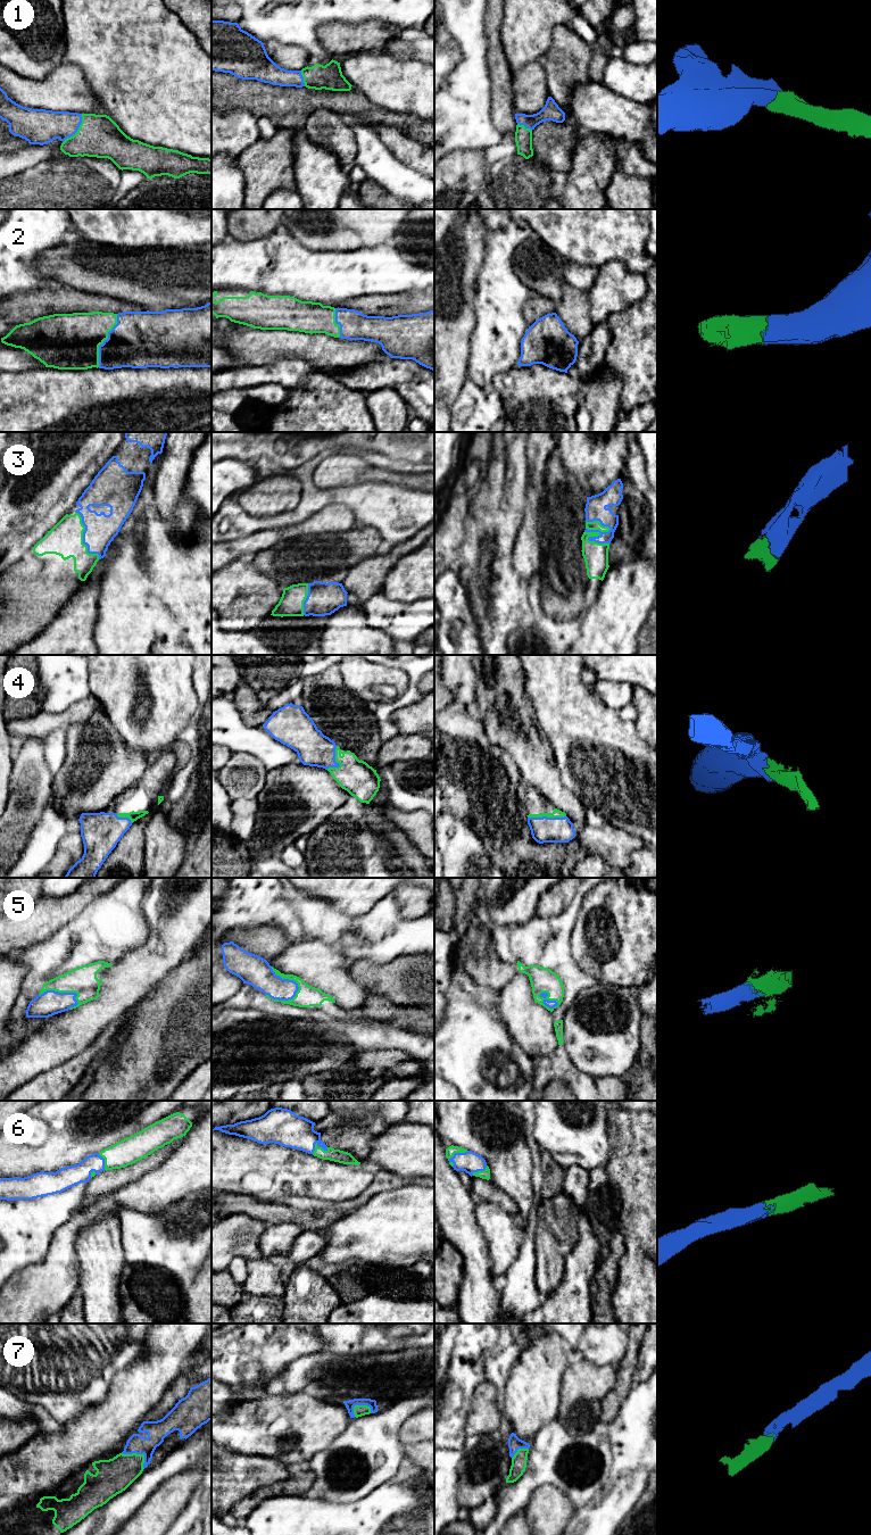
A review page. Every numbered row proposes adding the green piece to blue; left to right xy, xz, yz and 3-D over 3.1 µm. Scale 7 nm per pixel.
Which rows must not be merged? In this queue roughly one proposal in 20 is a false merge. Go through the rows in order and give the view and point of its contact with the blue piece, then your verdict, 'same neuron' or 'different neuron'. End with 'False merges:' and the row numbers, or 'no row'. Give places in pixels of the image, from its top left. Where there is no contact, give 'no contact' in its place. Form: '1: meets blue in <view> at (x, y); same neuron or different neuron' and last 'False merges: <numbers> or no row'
1: meets blue in xy at (77, 129); same neuron
2: meets blue in xy at (105, 340); same neuron
3: meets blue in yz at (599, 532); same neuron
4: meets blue in yz at (546, 816); same neuron
5: meets blue in xz at (291, 980); same neuron
6: meets blue in yz at (454, 1154); same neuron
7: meets blue in xy at (139, 1453); same neuron
False merges: no row

